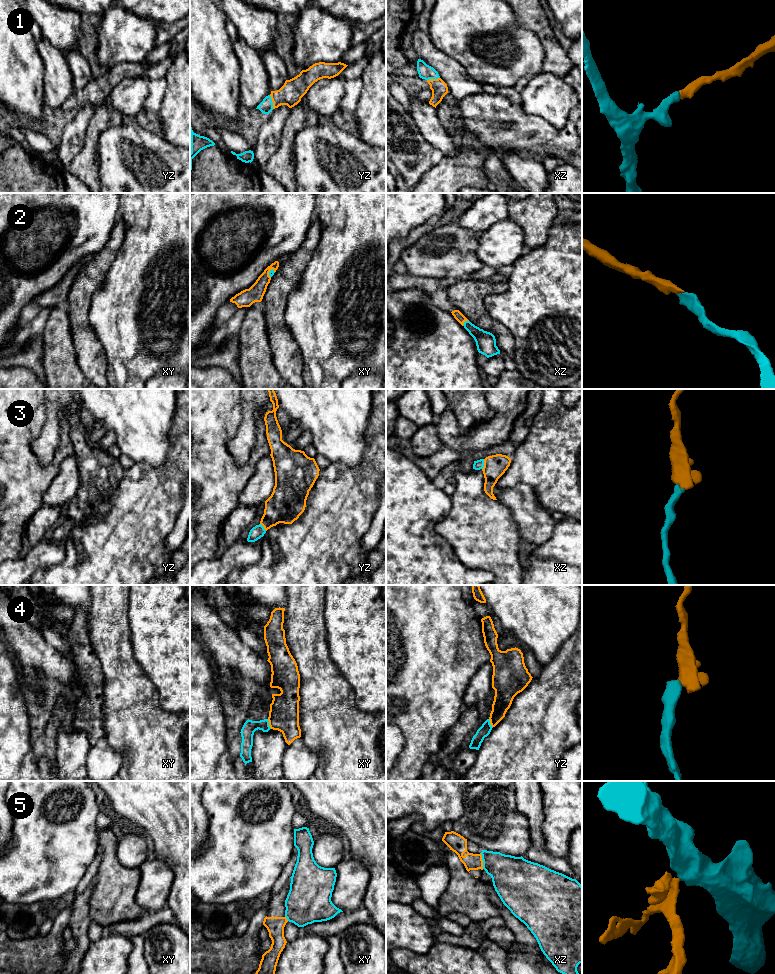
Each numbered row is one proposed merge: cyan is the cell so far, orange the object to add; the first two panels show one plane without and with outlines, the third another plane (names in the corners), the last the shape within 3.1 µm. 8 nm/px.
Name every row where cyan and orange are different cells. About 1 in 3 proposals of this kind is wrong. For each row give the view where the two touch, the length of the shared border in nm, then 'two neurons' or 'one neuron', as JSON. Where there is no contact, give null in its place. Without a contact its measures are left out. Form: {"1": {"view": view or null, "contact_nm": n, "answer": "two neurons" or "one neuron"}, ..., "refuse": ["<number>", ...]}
{"1": {"view": "yz", "contact_nm": 120, "answer": "one neuron"}, "2": {"view": "xz", "contact_nm": 70, "answer": "one neuron"}, "3": {"view": "xz", "contact_nm": 90, "answer": "one neuron"}, "4": {"view": "xy", "contact_nm": 90, "answer": "two neurons"}, "5": {"view": "xz", "contact_nm": 130, "answer": "two neurons"}, "refuse": ["4", "5"]}

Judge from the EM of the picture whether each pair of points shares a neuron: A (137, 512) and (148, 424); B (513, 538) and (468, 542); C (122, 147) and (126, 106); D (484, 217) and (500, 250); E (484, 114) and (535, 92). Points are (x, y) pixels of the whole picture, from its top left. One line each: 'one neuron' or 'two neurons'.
A: two neurons
B: one neuron
C: two neurons
D: one neuron
E: two neurons

